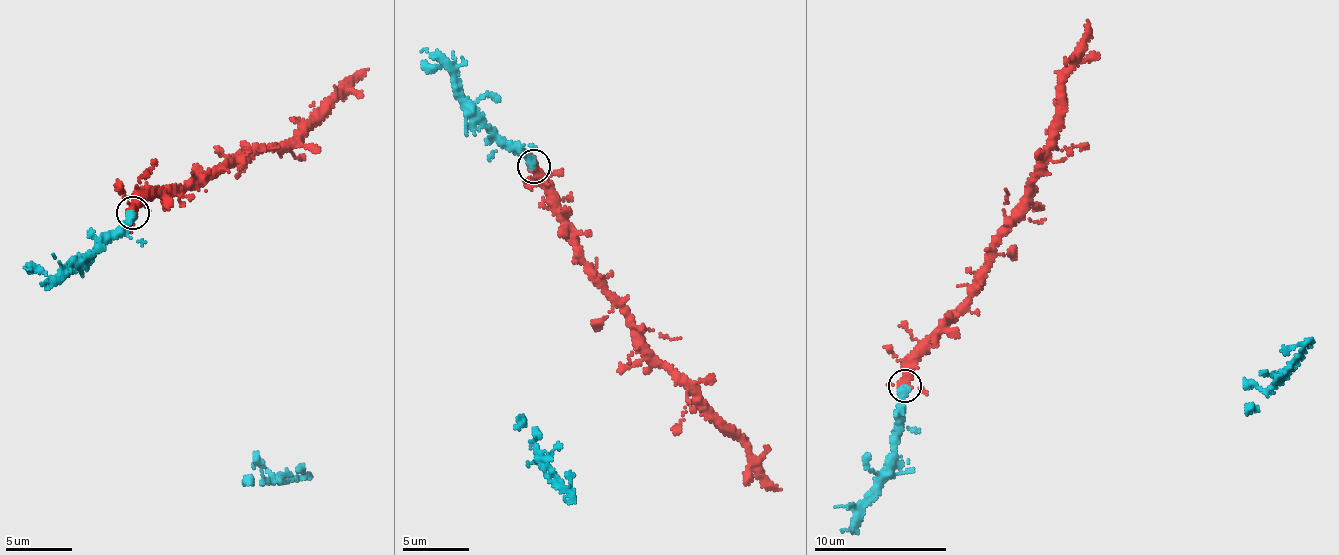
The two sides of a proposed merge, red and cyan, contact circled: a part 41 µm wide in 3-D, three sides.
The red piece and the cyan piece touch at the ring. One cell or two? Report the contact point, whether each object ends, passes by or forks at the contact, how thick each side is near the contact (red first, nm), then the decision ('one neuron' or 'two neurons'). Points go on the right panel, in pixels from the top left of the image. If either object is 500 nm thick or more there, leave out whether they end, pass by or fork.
place (904, 386); red passes by; cyan ends; calibres 400 and 480 nm; one neuron

